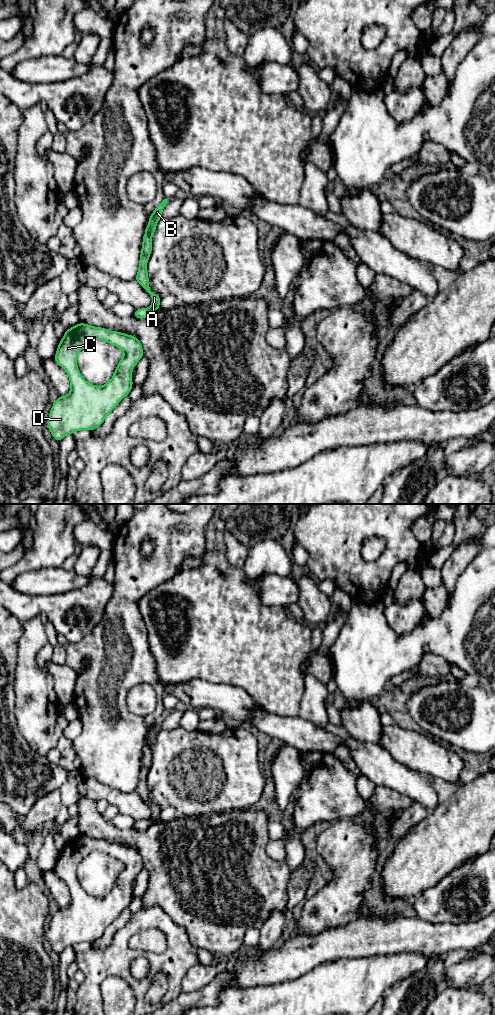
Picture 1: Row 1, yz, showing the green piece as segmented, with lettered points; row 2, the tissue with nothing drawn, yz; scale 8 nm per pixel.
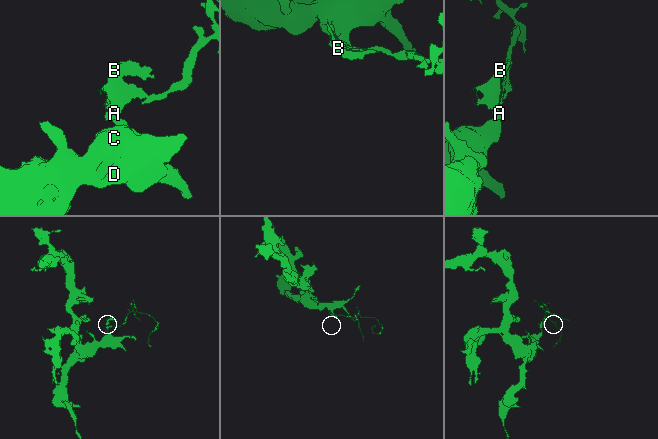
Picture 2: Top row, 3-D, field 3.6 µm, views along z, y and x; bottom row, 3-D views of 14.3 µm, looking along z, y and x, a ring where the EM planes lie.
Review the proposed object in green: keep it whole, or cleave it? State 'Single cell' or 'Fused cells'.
Fused cells

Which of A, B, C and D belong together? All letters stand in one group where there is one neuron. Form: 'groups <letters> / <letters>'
groups A B / C D

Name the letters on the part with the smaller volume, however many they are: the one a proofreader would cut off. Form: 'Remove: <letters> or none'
Remove: A, B

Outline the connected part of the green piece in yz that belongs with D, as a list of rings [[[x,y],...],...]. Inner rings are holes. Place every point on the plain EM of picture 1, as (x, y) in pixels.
[[[82,834],[66,841],[53,871],[66,883],[70,892],[70,904],[67,908],[59,908],[52,917],[47,932],[47,938],[52,949],[60,954],[66,947],[73,946],[76,943],[93,943],[100,939],[119,914],[129,907],[133,899],[132,883],[143,868],[141,854],[133,847],[94,839]],[[92,852],[104,852],[108,856],[118,859],[124,866],[118,874],[111,892],[104,898],[96,898],[86,893],[77,878],[79,864]]]

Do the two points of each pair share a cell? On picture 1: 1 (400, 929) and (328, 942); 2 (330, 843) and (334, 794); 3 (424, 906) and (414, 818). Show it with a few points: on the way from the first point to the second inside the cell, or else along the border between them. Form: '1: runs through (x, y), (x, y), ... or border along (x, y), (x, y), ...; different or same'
1: runs through (382, 936), (364, 937), (346, 942); same
2: border along (352, 818), (342, 818), (335, 822); different
3: border along (429, 814), (398, 840); different

